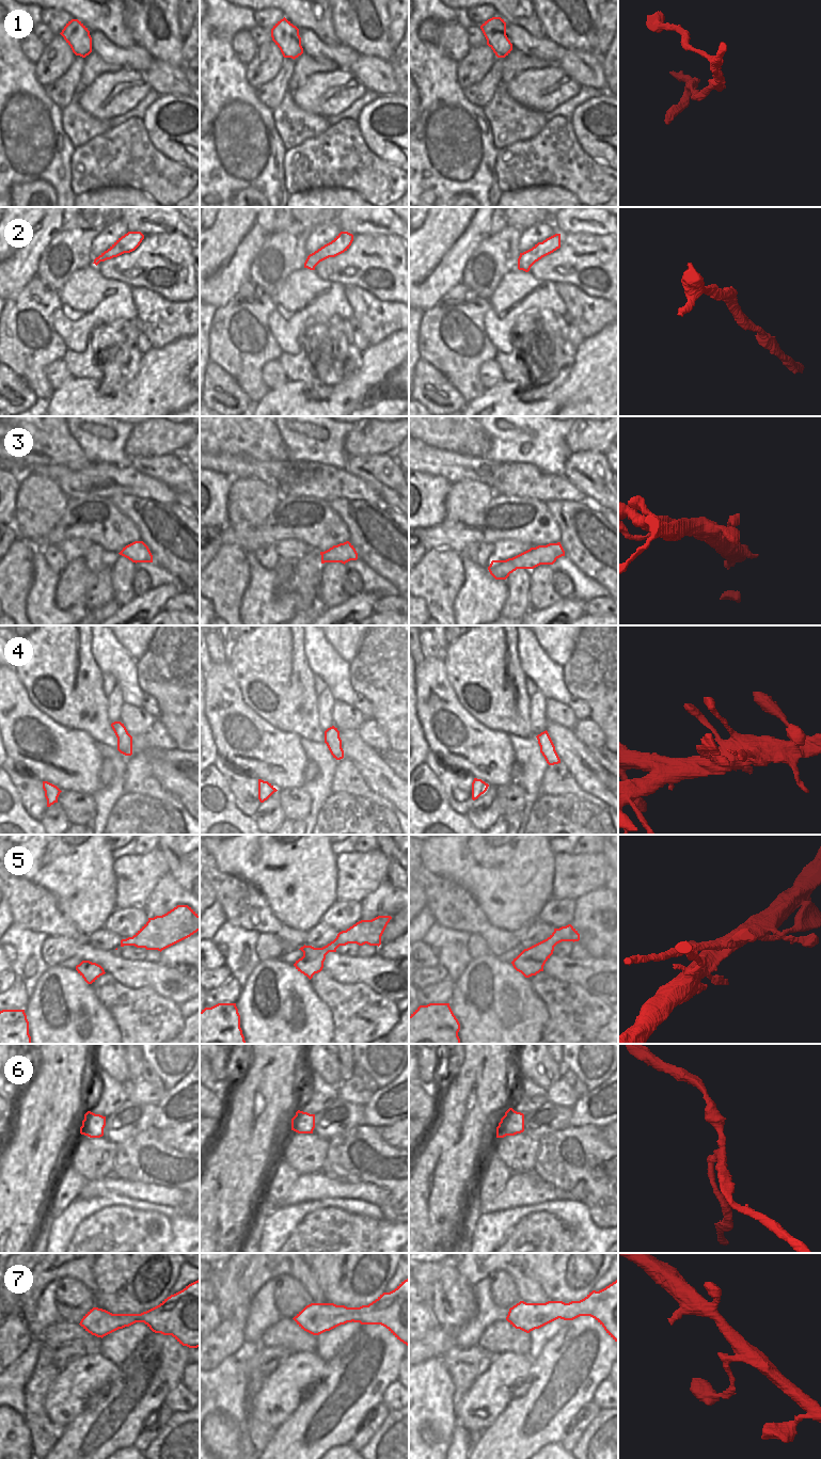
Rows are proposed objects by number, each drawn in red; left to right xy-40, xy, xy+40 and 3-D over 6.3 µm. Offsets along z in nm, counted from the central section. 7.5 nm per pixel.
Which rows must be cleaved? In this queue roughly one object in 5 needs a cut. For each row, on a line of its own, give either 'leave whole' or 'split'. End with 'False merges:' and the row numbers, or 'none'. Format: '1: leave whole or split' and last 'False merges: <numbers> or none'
1: leave whole
2: leave whole
3: leave whole
4: leave whole
5: split
6: leave whole
7: split
False merges: 5, 7

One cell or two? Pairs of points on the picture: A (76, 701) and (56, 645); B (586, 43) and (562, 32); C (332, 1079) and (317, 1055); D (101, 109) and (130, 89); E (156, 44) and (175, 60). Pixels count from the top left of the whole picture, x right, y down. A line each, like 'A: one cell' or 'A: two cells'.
A: one cell
B: one cell
C: one cell
D: one cell
E: one cell

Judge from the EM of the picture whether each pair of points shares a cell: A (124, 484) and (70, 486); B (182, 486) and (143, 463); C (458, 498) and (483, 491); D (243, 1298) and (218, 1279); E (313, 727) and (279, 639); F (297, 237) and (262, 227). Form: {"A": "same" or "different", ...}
{"A": "same", "B": "same", "C": "same", "D": "same", "E": "same", "F": "different"}

